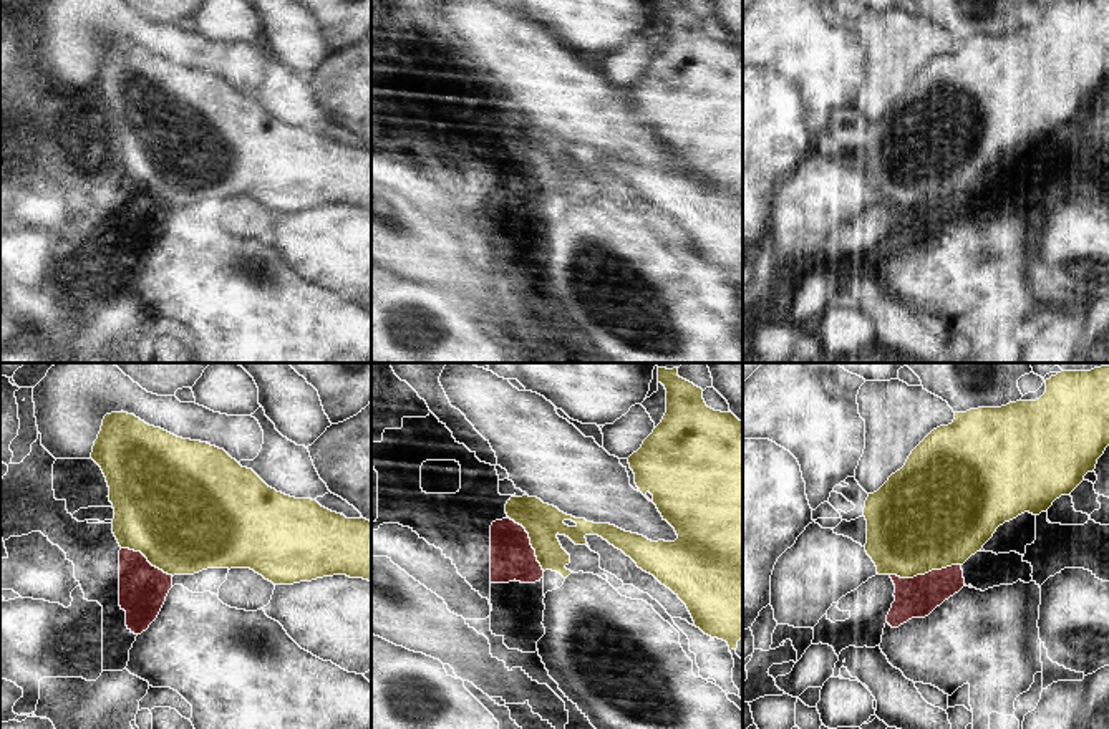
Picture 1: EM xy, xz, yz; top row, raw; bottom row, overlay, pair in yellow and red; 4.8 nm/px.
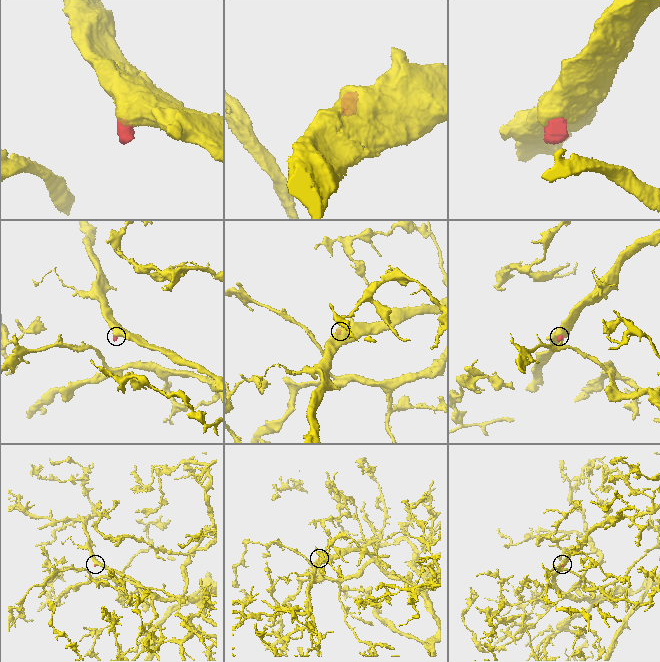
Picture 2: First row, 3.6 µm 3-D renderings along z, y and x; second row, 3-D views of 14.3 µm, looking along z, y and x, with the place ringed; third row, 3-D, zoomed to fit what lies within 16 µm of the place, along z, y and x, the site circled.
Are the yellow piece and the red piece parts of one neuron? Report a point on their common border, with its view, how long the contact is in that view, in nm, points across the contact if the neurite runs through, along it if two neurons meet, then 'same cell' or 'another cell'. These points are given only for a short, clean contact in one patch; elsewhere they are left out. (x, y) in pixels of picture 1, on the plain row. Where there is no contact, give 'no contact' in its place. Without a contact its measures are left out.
contact yz (925, 201); length 340 nm; way yz (920, 149), (925, 201), (917, 226); same cell

